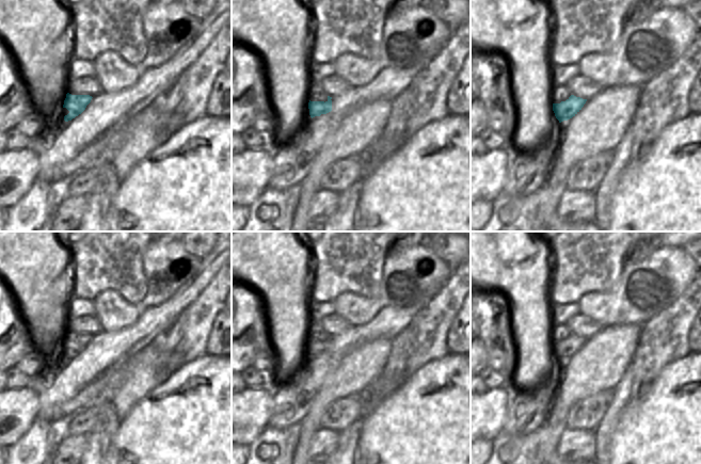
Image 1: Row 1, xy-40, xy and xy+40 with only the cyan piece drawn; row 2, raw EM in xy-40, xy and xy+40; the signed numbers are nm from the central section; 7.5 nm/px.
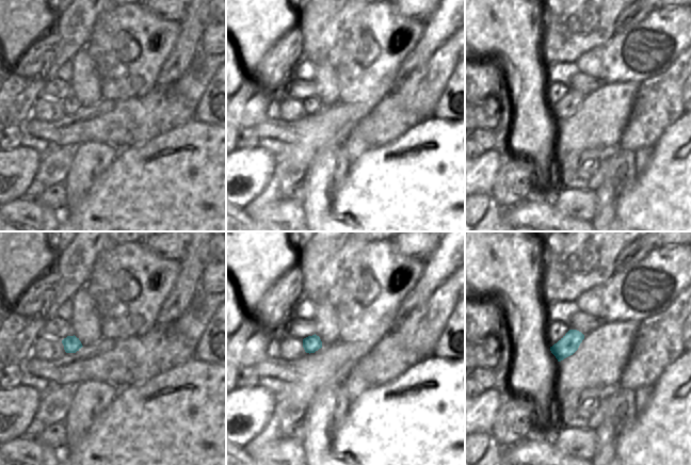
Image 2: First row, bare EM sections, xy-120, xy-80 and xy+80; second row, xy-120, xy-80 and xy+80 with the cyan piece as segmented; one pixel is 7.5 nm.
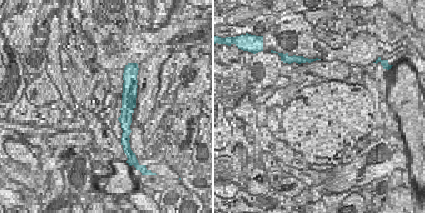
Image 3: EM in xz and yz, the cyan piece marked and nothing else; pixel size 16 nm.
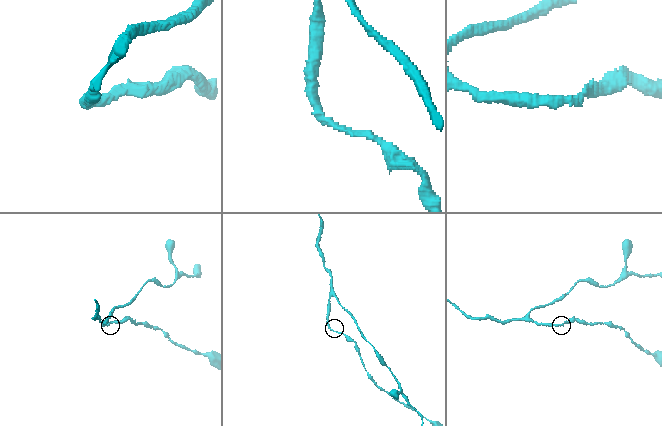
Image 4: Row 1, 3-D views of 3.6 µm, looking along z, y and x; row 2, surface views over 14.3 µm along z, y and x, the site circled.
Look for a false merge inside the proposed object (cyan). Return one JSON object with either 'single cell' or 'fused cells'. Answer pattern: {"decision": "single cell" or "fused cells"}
{"decision": "fused cells"}

